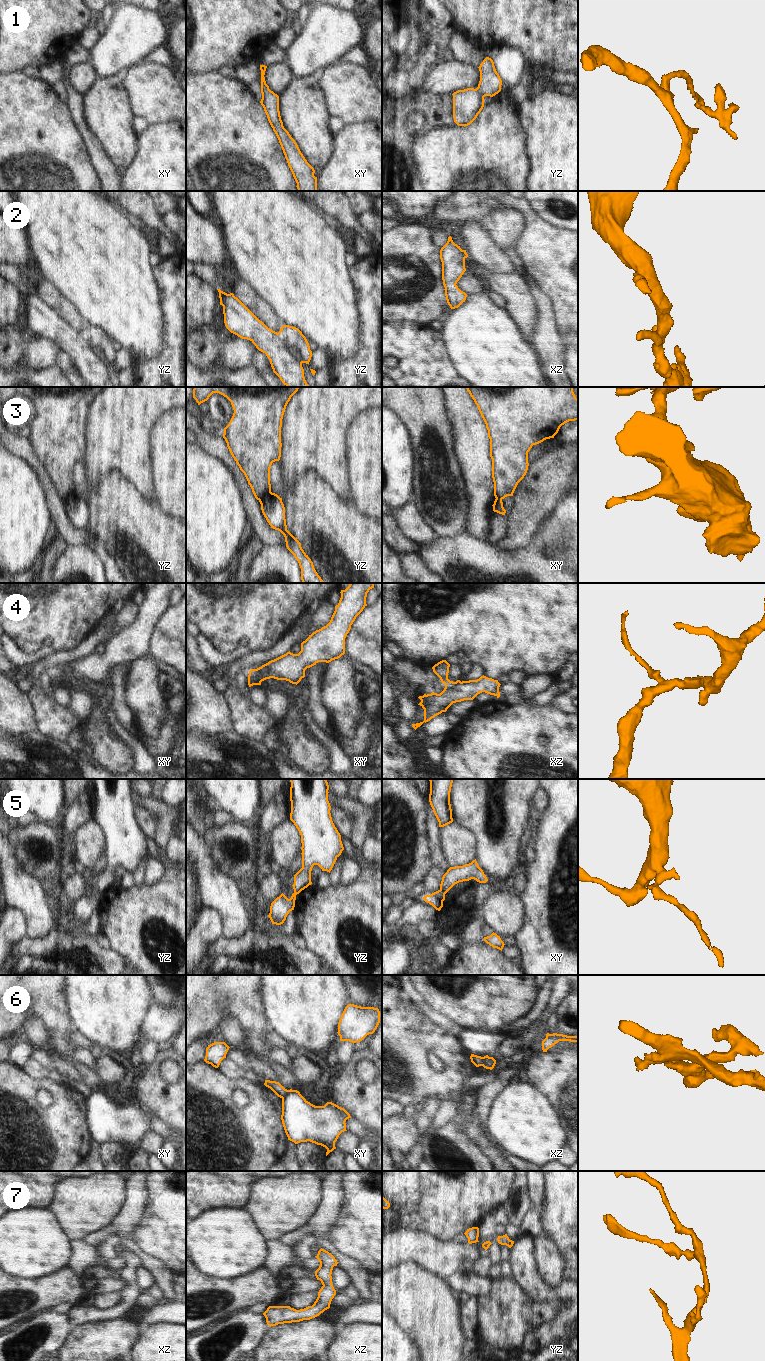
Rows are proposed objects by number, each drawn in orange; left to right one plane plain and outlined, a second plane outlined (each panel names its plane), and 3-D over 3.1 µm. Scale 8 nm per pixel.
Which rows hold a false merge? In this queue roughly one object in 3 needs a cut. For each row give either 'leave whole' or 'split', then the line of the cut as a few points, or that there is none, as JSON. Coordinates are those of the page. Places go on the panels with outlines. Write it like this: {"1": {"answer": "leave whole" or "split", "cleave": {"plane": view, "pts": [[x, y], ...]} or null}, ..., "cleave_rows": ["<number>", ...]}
{"1": {"answer": "leave whole", "cleave": null}, "2": {"answer": "leave whole", "cleave": null}, "3": {"answer": "split", "cleave": {"plane": "yz", "pts": [[270, 491], [259, 500]]}}, "4": {"answer": "split", "cleave": {"plane": "xy", "pts": [[249, 672], [256, 675], [261, 681]]}}, "5": {"answer": "split", "cleave": {"plane": "xy", "pts": [[440, 888], [444, 894]]}}, "6": {"answer": "split", "cleave": {"plane": "xz", "pts": [[483, 1057], [481, 1065]]}}, "7": {"answer": "leave whole", "cleave": null}, "cleave_rows": ["3", "4", "5", "6"]}

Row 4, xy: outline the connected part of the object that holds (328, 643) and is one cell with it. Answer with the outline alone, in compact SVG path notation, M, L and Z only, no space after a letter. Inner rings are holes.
M350 583L345 590L341 590L341 598L335 606L335 611L330 622L309 635L309 637L301 643L301 651L298 654L293 654L289 651L257 669L251 669L249 673L259 677L261 682L274 678L277 680L286 680L297 685L301 679L305 677L305 670L307 668L316 665L318 662L329 663L332 660L340 658L345 654L345 638L356 617L367 606L367 593L370 589L374 588L374 584L375 583Z

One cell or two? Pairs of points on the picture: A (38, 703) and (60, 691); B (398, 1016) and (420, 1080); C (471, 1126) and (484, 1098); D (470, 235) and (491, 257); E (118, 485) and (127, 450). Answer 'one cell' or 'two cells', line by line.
A: two cells
B: one cell
C: two cells
D: one cell
E: two cells

